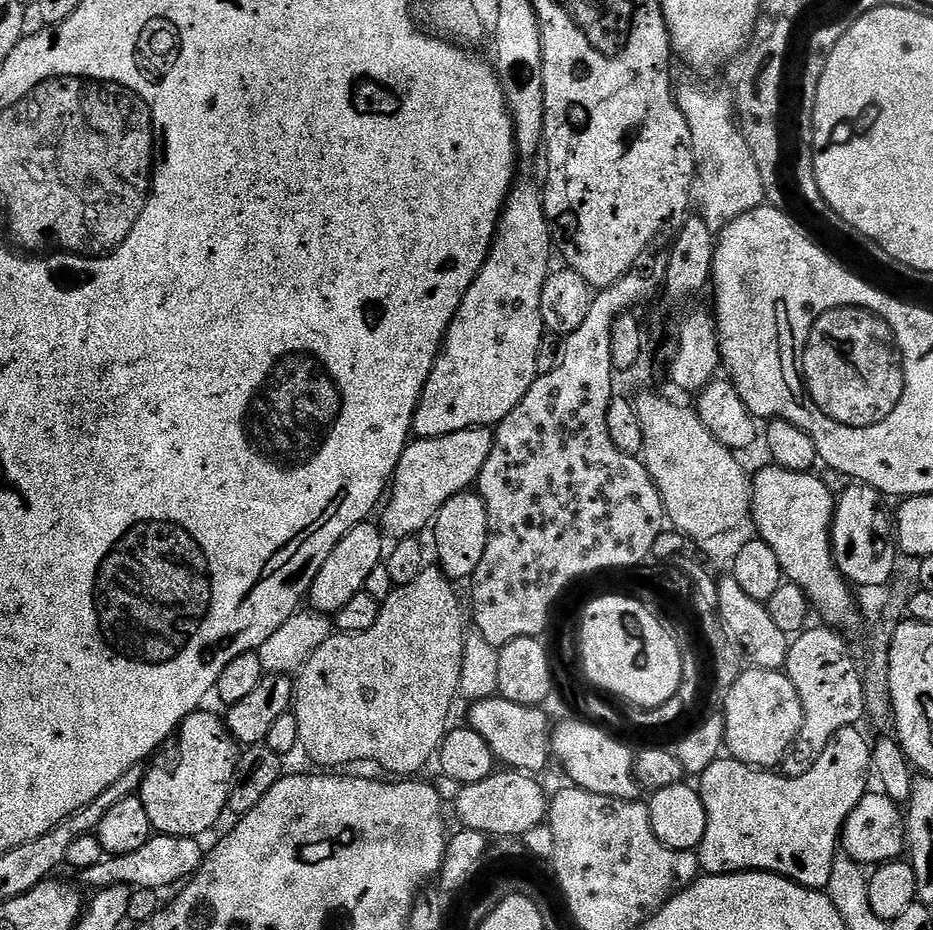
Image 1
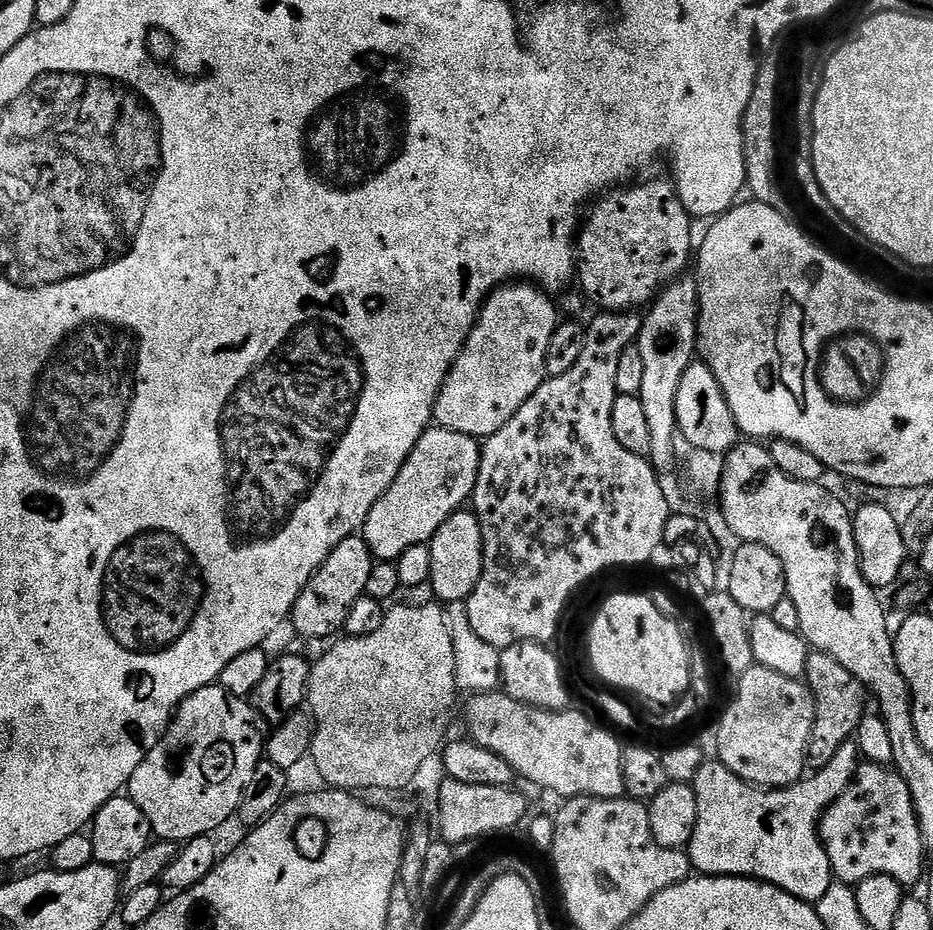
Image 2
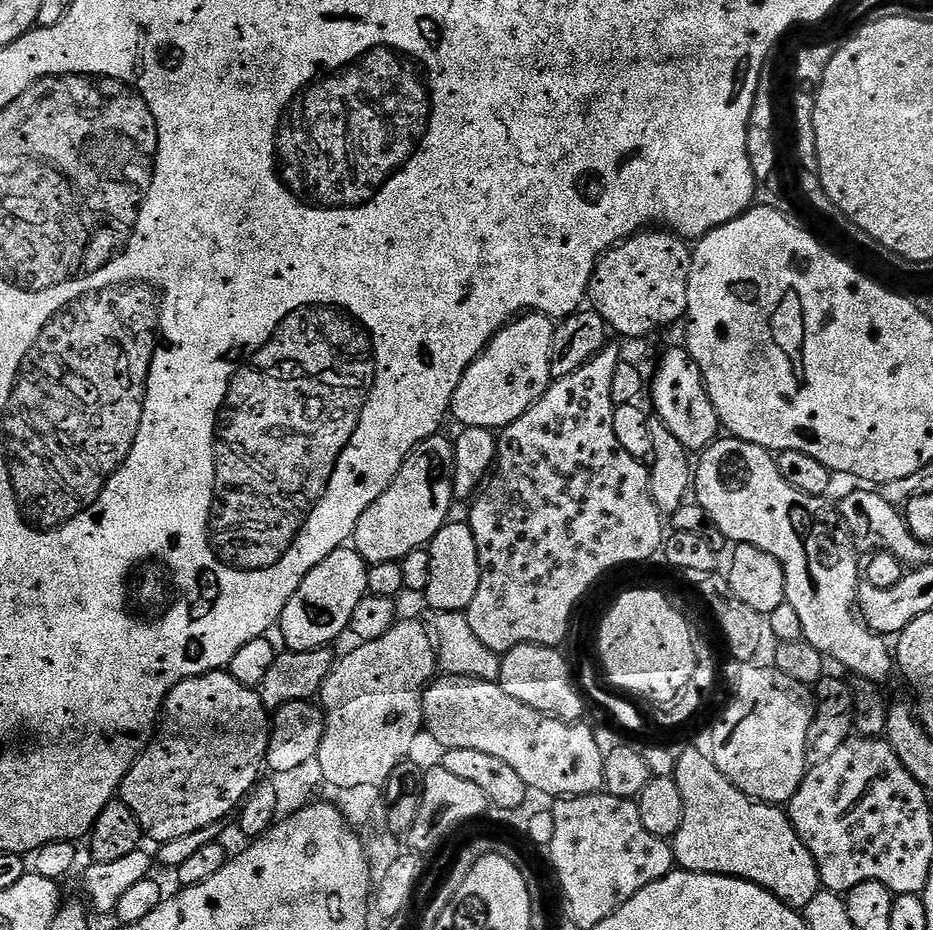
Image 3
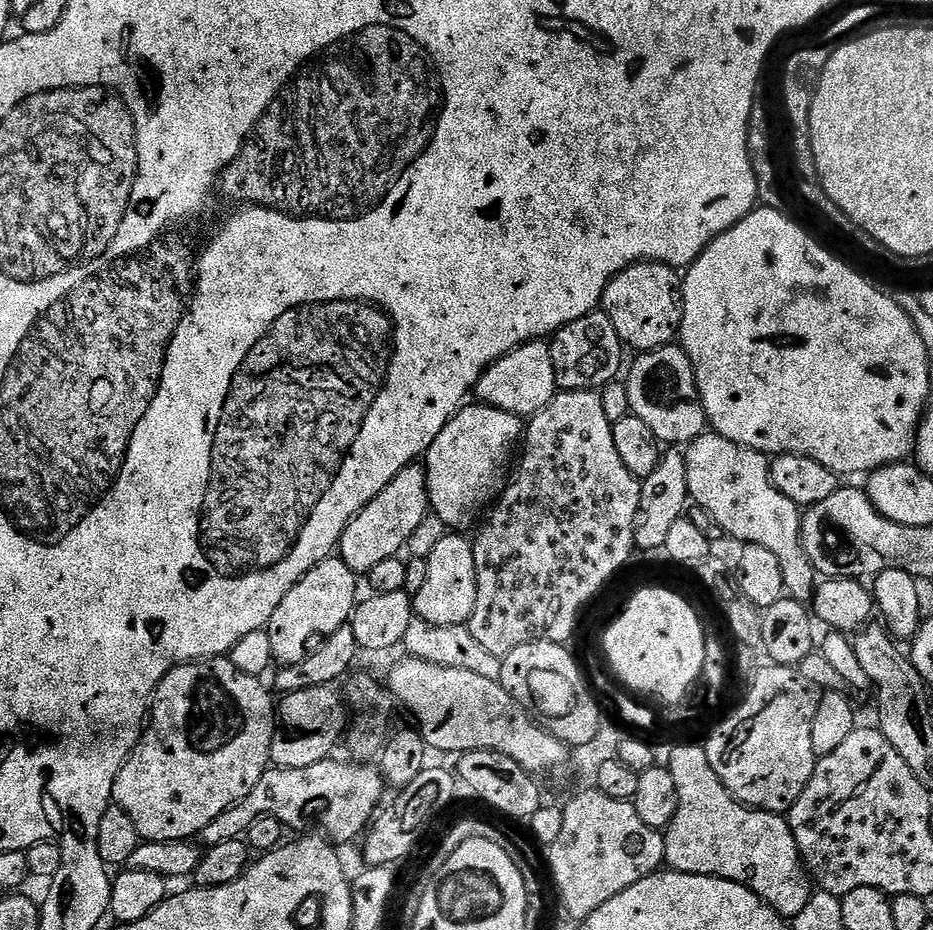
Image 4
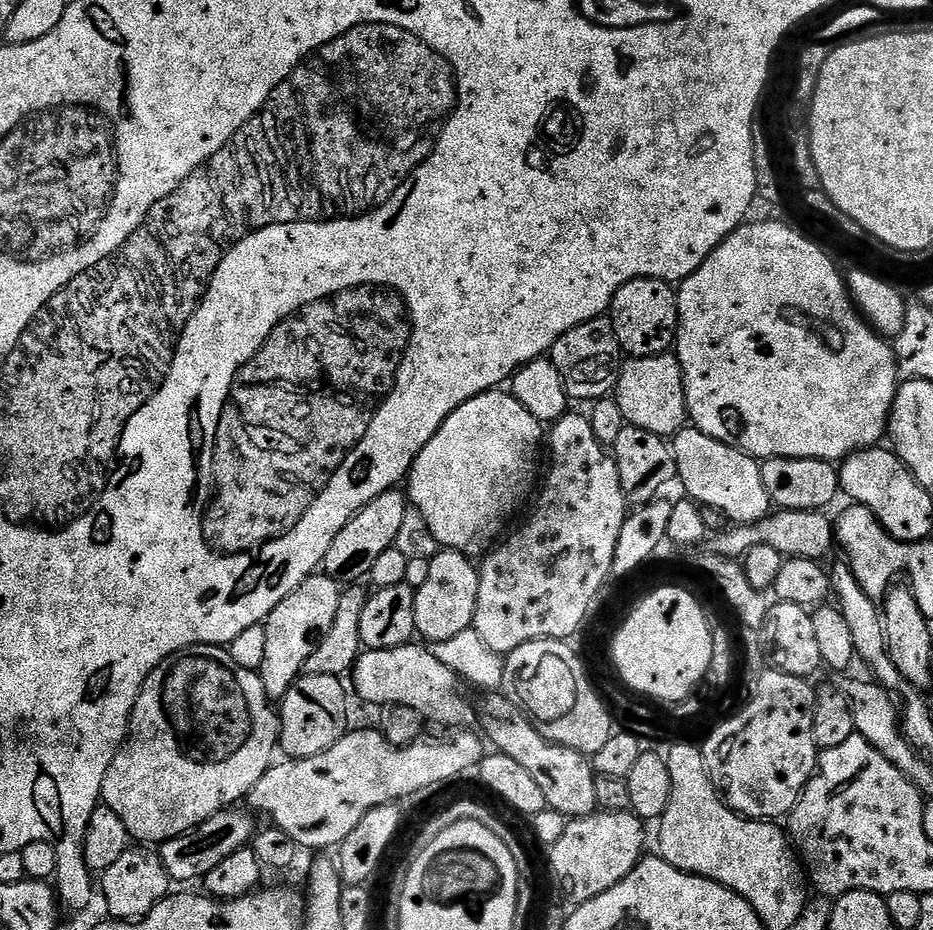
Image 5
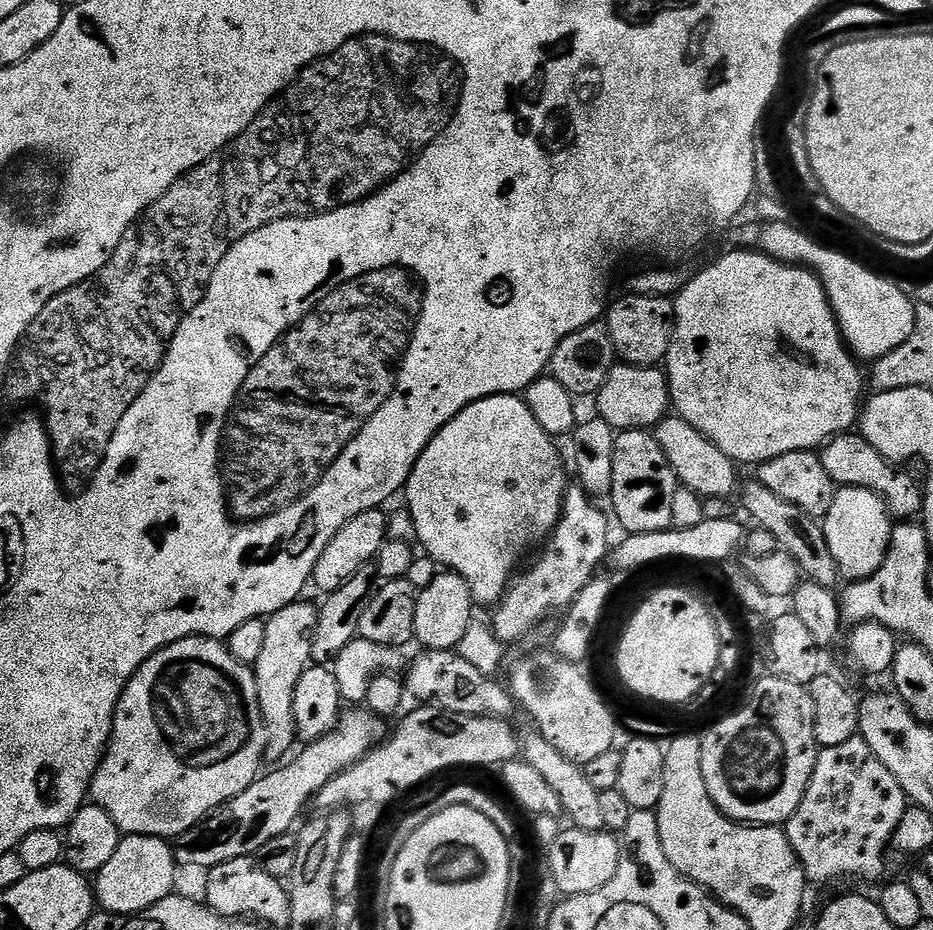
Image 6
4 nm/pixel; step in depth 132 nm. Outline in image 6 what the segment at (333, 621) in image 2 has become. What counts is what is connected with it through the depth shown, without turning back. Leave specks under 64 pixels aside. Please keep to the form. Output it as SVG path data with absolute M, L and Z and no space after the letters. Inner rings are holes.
M297 602L288 604L282 610L266 620L266 642L262 645L262 654L258 654L254 671L256 673L256 685L258 686L258 706L262 710L262 718L266 726L266 756L269 761L284 756L292 748L292 743L297 743L296 723L294 722L294 690L298 690L298 678L313 663L312 659L312 635L316 633L320 613L317 605Z

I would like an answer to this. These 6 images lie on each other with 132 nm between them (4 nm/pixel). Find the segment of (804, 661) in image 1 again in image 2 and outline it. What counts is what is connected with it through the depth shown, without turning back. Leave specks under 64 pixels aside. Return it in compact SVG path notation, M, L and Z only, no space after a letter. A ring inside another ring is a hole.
M813 651L809 655L803 679L812 691L812 697L816 699L816 717L814 718L812 737L808 743L806 764L809 769L819 770L827 766L830 758L834 758L834 754L838 754L838 750L842 750L842 746L849 743L855 737L858 726L866 714L866 708L864 708L866 689L862 682L858 682L858 678L854 678L854 674L850 674L850 670L846 670L846 666L842 666L842 662L830 658L830 654L825 652Z

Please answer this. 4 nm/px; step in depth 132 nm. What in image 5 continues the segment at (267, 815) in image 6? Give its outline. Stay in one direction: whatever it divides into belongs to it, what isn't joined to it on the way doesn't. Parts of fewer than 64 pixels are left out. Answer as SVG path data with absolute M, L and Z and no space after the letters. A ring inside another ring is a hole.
M225 810L214 814L206 822L202 822L196 828L192 828L186 834L178 838L170 838L165 844L159 845L158 855L164 863L168 872L169 881L177 882L182 879L200 878L203 880L218 862L230 858L239 848L247 848L254 837L258 824L255 824L255 817L246 810Z

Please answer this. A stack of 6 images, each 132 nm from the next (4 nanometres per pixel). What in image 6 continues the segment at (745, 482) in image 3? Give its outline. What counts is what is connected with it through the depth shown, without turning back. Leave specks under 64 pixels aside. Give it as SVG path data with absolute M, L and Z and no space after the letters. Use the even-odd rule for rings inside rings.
M675 414L665 415L656 425L654 435L658 446L662 446L662 454L670 462L677 481L692 492L697 492L701 498L706 496L731 497L736 488L737 465L714 442L710 442L690 422Z

